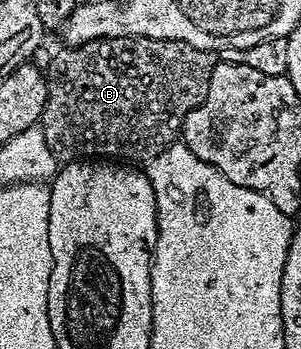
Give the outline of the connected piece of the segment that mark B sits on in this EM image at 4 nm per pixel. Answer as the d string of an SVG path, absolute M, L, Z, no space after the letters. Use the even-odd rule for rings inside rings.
M132 35L94 39L79 47L64 46L62 50L45 67L47 100L41 120L45 142L59 161L106 157L111 161L146 164L180 138L185 117L197 109L209 93L209 81L216 64L212 52L197 49L185 41Z

